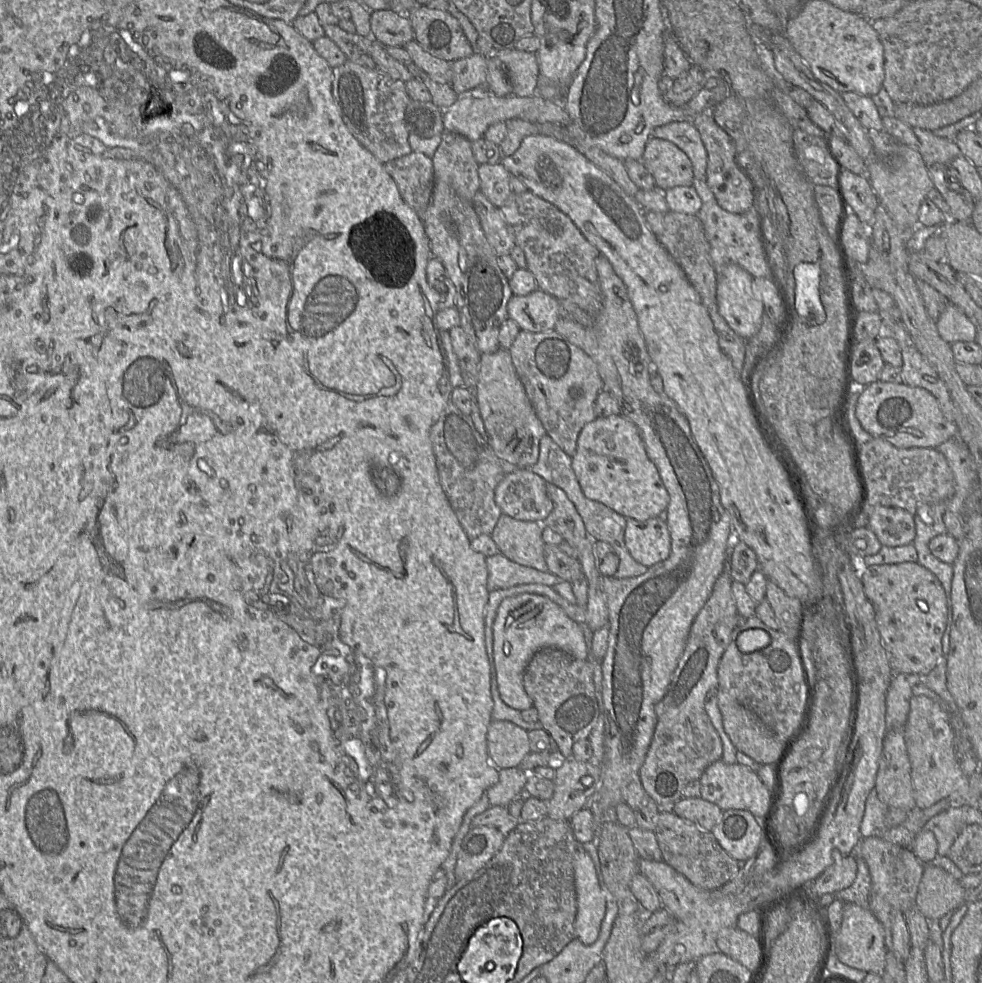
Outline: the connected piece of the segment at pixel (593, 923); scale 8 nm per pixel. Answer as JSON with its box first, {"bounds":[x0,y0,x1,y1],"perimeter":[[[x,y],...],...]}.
{"bounds":[573,845,606,945],"perimeter":[[[578,845],[573,865],[577,901],[575,936],[584,944],[590,945],[599,936],[606,913],[606,899],[592,858],[583,845]]]}

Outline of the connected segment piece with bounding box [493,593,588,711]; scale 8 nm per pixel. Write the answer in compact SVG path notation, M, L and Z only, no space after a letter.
M530 593L505 598L498 607L493 624L493 656L500 697L508 706L519 711L527 710L533 706L533 701L524 688L524 672L535 652L544 647L558 648L575 659L588 659L588 651L582 626L569 618L565 612L549 598Z

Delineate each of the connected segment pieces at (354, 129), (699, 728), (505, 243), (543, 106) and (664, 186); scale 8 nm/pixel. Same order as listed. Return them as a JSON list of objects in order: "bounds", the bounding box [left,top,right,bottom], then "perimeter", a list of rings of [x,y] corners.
[{"bounds":[333,60,412,164],"perimeter":[[[347,60],[333,69],[333,98],[342,119],[358,142],[383,164],[412,152],[405,112],[410,97],[405,82],[379,69],[369,69]]]},{"bounds":[639,571,740,809],"perimeter":[[[722,571],[713,586],[710,597],[692,623],[685,648],[672,675],[668,691],[663,699],[655,705],[657,723],[645,761],[639,770],[639,776],[642,787],[656,802],[659,809],[671,807],[682,798],[682,789],[690,781],[699,779],[710,764],[722,757],[721,739],[713,727],[704,705],[706,694],[711,689],[718,687],[717,669],[720,659],[731,641],[733,630],[740,622],[740,615],[732,594],[732,582],[730,572]]]},{"bounds":[472,190,515,258],"perimeter":[[[480,190],[475,193],[472,202],[485,237],[498,258],[511,254],[515,237],[500,208],[494,206]]]},{"bounds":[443,89,570,142],"perimeter":[[[477,89],[465,92],[459,95],[458,100],[453,105],[443,110],[445,132],[457,133],[470,142],[483,137],[490,125],[496,122],[507,122],[511,119],[523,119],[532,123],[550,122],[563,126],[568,126],[570,123],[570,117],[563,104],[556,104],[538,95],[498,97],[486,89],[480,92]]]},{"bounds":[641,138,693,192],"perimeter":[[[650,138],[641,160],[652,174],[656,188],[662,192],[676,186],[693,184],[691,161],[681,149],[668,140]]]}]

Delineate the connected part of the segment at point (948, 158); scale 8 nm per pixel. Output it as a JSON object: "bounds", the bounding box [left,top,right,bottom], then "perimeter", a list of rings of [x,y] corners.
{"bounds":[913,127,961,170],"perimeter":[[[917,127],[913,128],[913,132],[919,141],[918,151],[927,168],[934,164],[942,164],[947,166],[949,170],[949,164],[951,161],[954,160],[959,154],[961,154],[955,140],[949,140],[945,137],[936,136],[932,131]]]}

